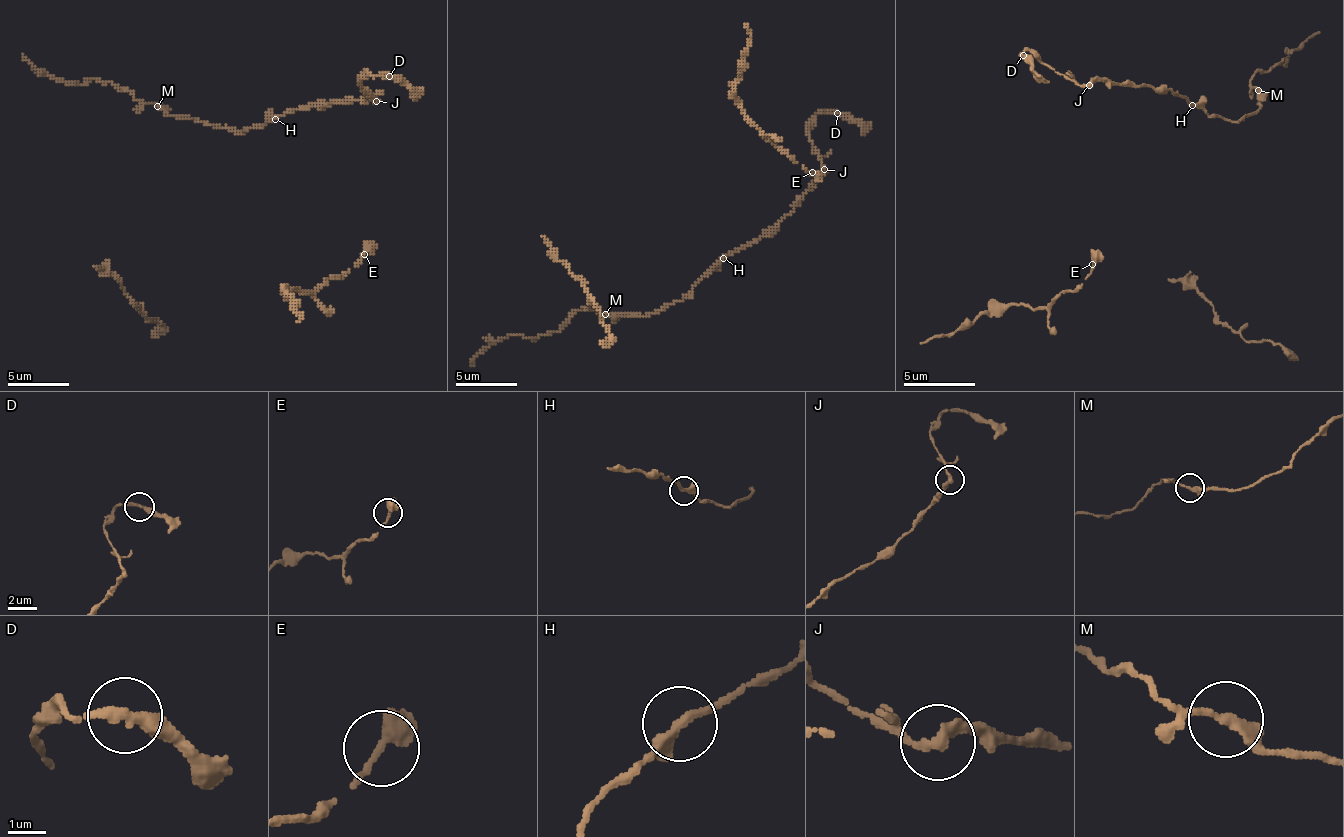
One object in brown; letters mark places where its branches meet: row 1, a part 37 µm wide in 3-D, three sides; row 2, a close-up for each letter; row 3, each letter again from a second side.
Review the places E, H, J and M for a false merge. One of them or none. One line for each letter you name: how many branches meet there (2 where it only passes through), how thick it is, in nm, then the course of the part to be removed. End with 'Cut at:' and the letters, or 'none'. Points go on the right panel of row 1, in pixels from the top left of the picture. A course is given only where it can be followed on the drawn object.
Cut at: none

